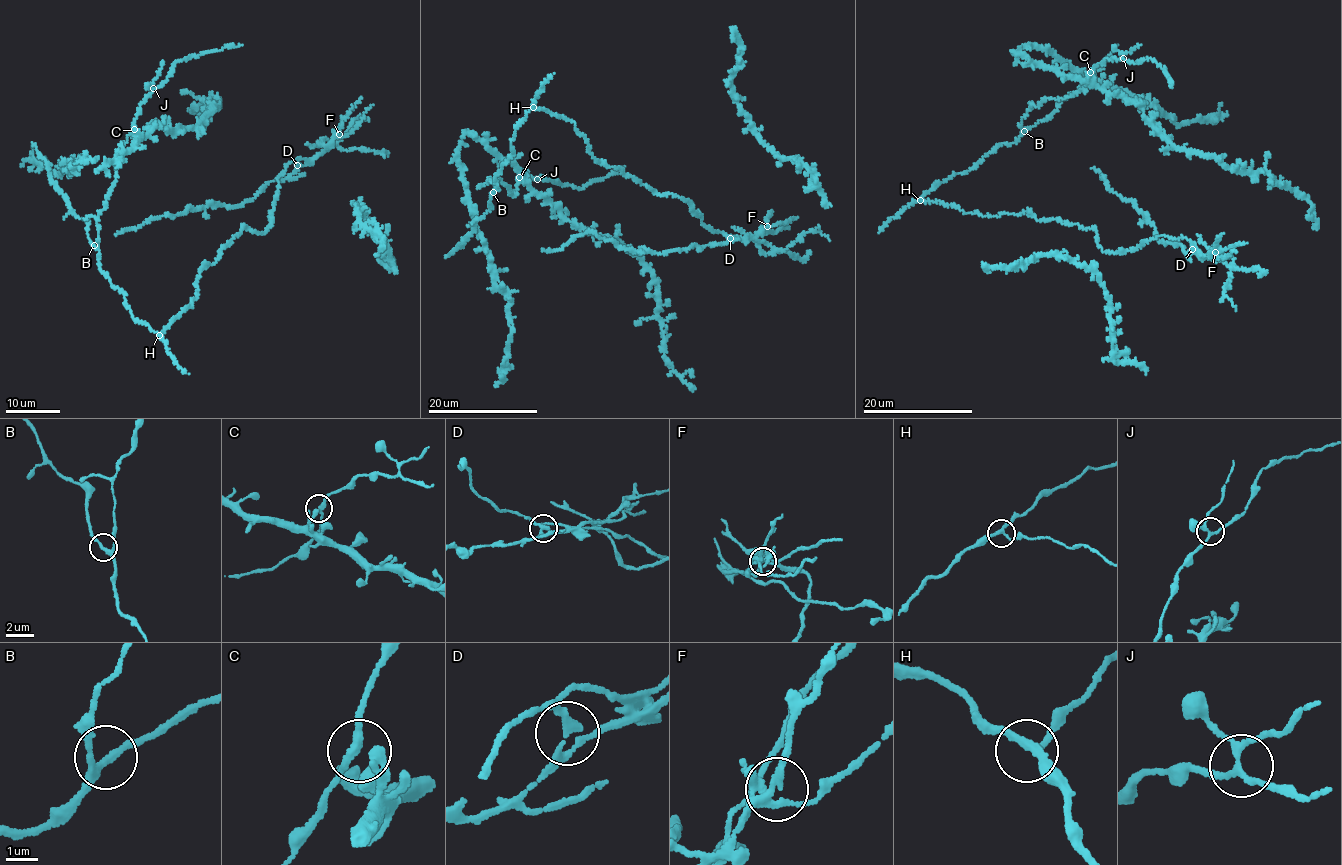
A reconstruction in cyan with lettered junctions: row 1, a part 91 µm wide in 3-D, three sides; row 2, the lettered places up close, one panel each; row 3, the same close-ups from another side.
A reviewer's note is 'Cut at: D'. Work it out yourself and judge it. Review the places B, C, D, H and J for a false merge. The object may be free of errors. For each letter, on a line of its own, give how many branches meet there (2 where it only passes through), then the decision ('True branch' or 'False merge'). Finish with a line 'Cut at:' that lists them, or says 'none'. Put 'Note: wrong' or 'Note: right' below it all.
B: Branches: 3. True branch
C: Branches: 3. True branch
D: Branches: 3. False merge
H: Branches: 3. True branch
J: Branches: 4. True branch
Cut at: D
Note: right

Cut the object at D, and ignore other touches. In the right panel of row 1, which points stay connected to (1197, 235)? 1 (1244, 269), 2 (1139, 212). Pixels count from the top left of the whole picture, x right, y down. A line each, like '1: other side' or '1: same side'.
1: other side
2: same side

